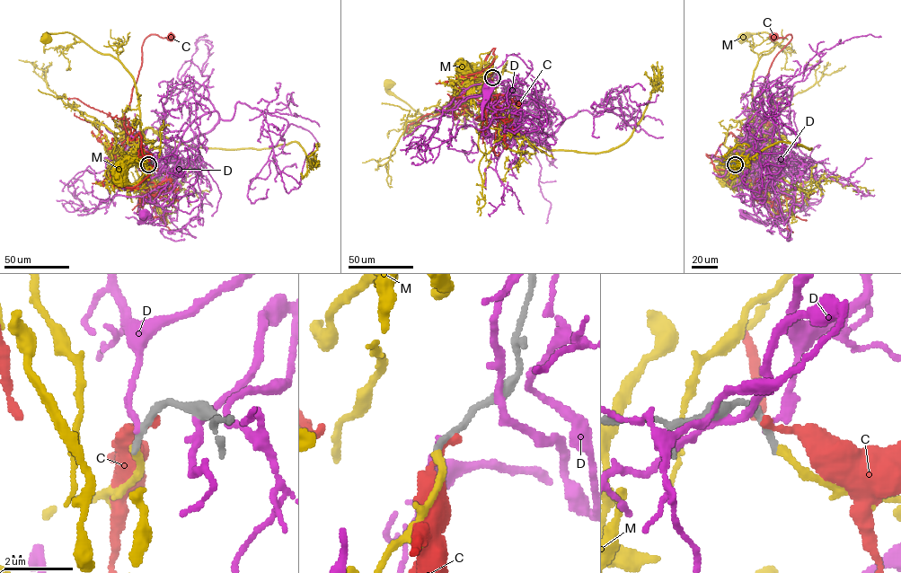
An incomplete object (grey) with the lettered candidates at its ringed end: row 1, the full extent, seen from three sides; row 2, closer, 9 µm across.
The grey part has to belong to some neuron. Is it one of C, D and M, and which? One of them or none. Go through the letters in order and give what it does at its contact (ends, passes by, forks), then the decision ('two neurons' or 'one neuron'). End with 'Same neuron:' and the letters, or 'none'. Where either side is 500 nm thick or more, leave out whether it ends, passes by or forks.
C: it ends there; two neurons
D: it ends there; two neurons
M: it ends there; one neuron
Same neuron: M

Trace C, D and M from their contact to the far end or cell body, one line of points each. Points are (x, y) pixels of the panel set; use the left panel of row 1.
C: (149, 163), (139, 145), (127, 132), (124, 114), (142, 63), (144, 40), (152, 34), (163, 38), (171, 35)
D: (148, 163), (161, 150), (159, 153), (163, 156), (149, 174), (142, 190), (138, 224), (143, 215)
M: (148, 164), (141, 164), (138, 96), (132, 75), (118, 59), (101, 54), (69, 32), (45, 33), (47, 38)

